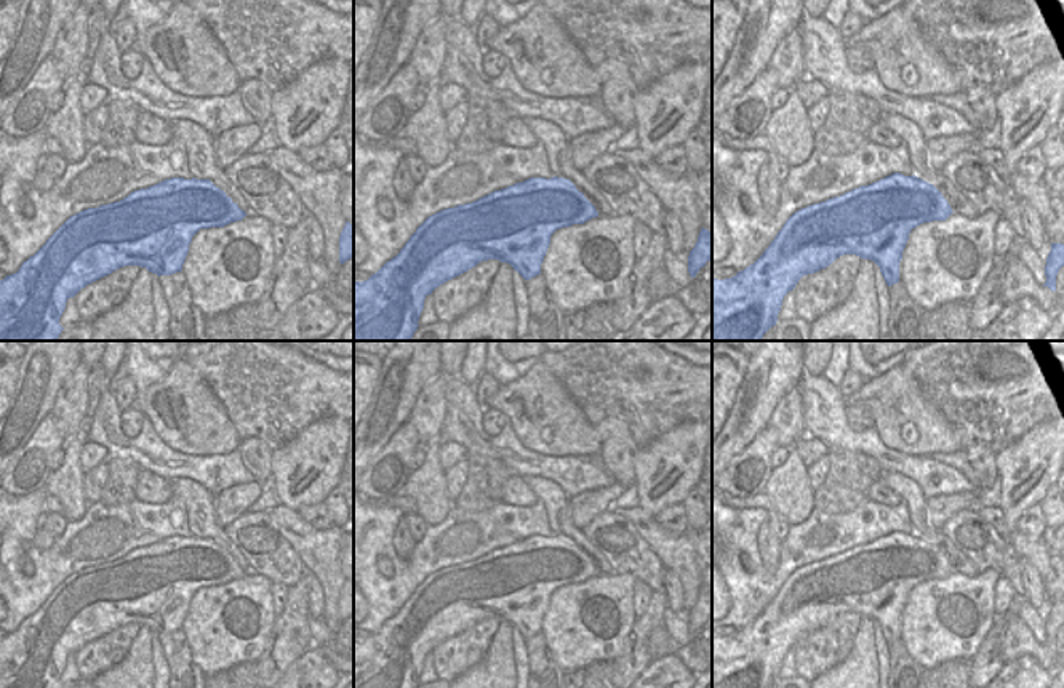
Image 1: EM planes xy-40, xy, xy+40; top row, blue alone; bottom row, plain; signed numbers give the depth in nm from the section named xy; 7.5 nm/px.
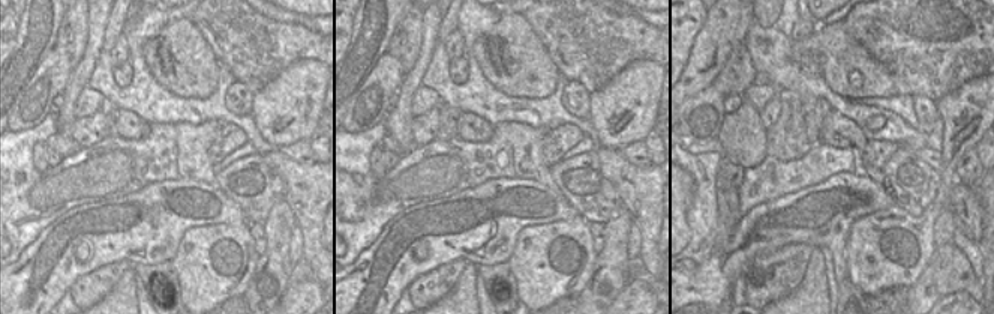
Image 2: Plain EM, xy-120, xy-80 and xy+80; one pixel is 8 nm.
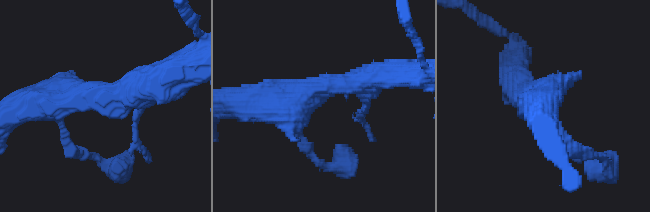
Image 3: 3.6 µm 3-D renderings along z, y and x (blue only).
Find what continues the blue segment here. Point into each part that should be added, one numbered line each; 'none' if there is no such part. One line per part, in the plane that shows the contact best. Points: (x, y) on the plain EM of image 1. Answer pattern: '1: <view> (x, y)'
none

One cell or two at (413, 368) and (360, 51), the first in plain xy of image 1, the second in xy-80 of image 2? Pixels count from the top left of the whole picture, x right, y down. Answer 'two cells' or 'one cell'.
one cell

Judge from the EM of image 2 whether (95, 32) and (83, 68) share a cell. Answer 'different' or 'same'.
same

